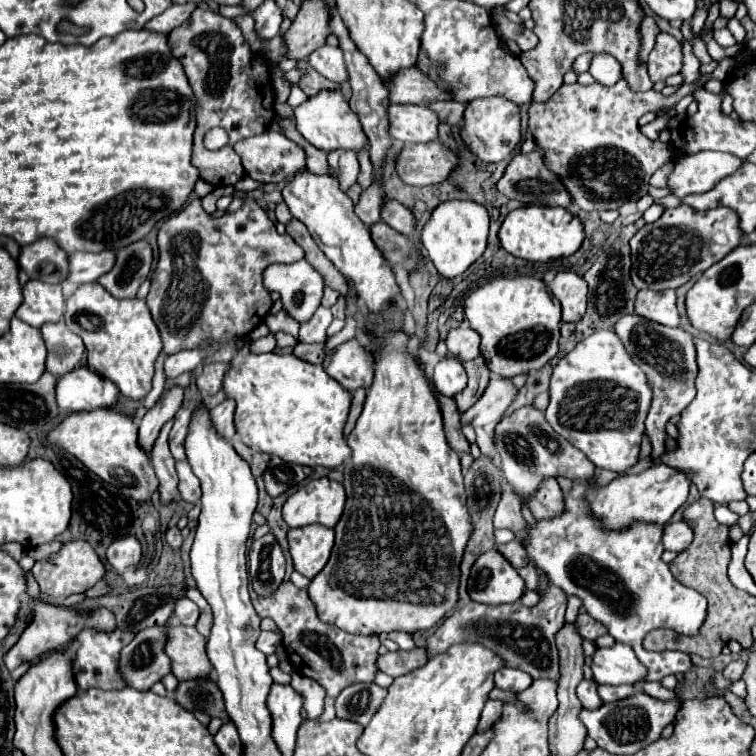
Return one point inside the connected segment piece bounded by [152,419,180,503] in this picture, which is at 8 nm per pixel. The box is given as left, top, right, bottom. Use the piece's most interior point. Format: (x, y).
(162, 461)

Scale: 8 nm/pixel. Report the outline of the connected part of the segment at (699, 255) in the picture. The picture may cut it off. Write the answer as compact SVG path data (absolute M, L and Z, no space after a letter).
M680 203L674 209L666 209L656 223L644 225L630 239L632 283L638 289L678 289L736 249L742 235L740 219L730 207L716 207L700 213Z

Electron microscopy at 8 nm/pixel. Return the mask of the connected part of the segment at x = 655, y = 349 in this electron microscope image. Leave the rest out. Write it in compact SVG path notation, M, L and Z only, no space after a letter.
M636 313L624 315L624 319L616 323L616 333L622 339L624 347L628 349L634 363L642 367L642 371L648 375L648 381L654 391L652 407L646 419L646 437L650 437L654 447L650 457L654 463L658 463L660 455L666 451L666 437L668 437L666 423L674 415L680 415L696 395L694 379L698 373L698 365L696 365L696 349L692 343L692 335L684 329L672 329L660 323L652 323L648 319L640 319L640 315Z

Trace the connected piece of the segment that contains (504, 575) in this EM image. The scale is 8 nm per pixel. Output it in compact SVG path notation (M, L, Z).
M494 549L482 553L470 569L468 595L476 603L516 603L524 591L518 571Z

